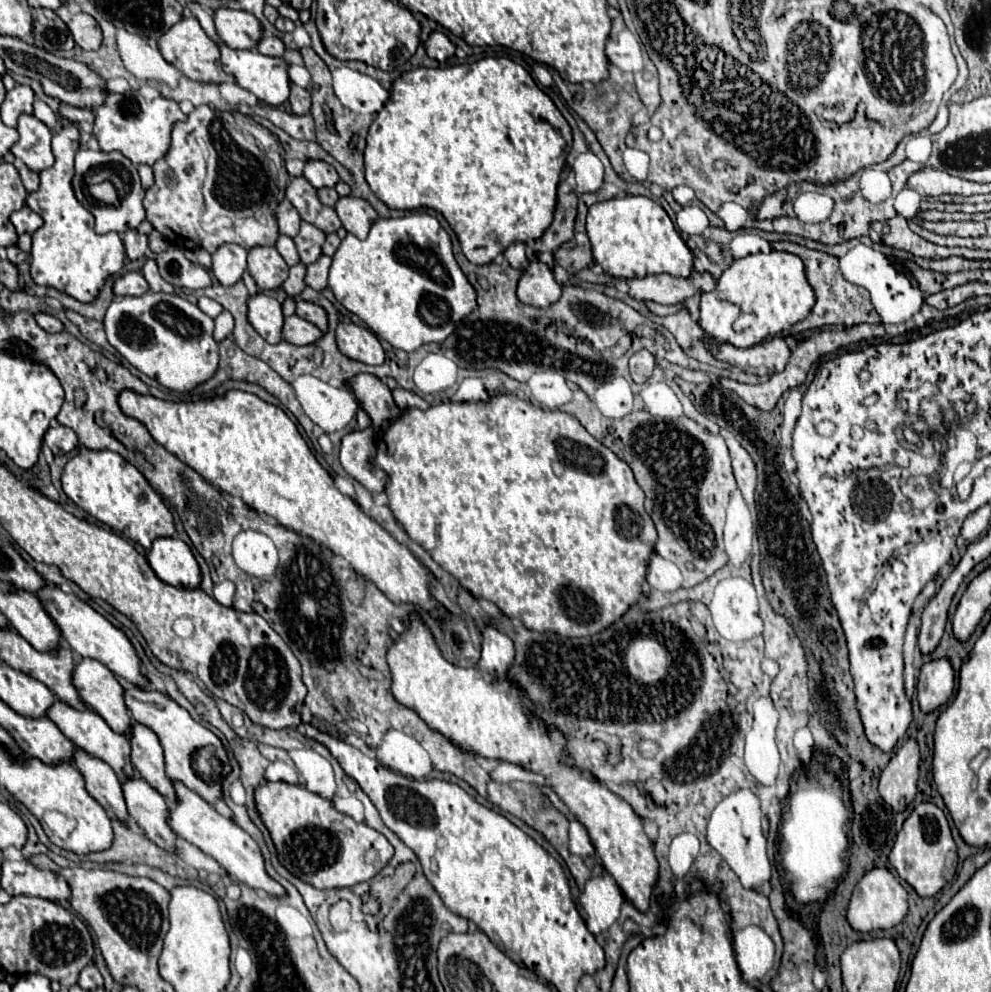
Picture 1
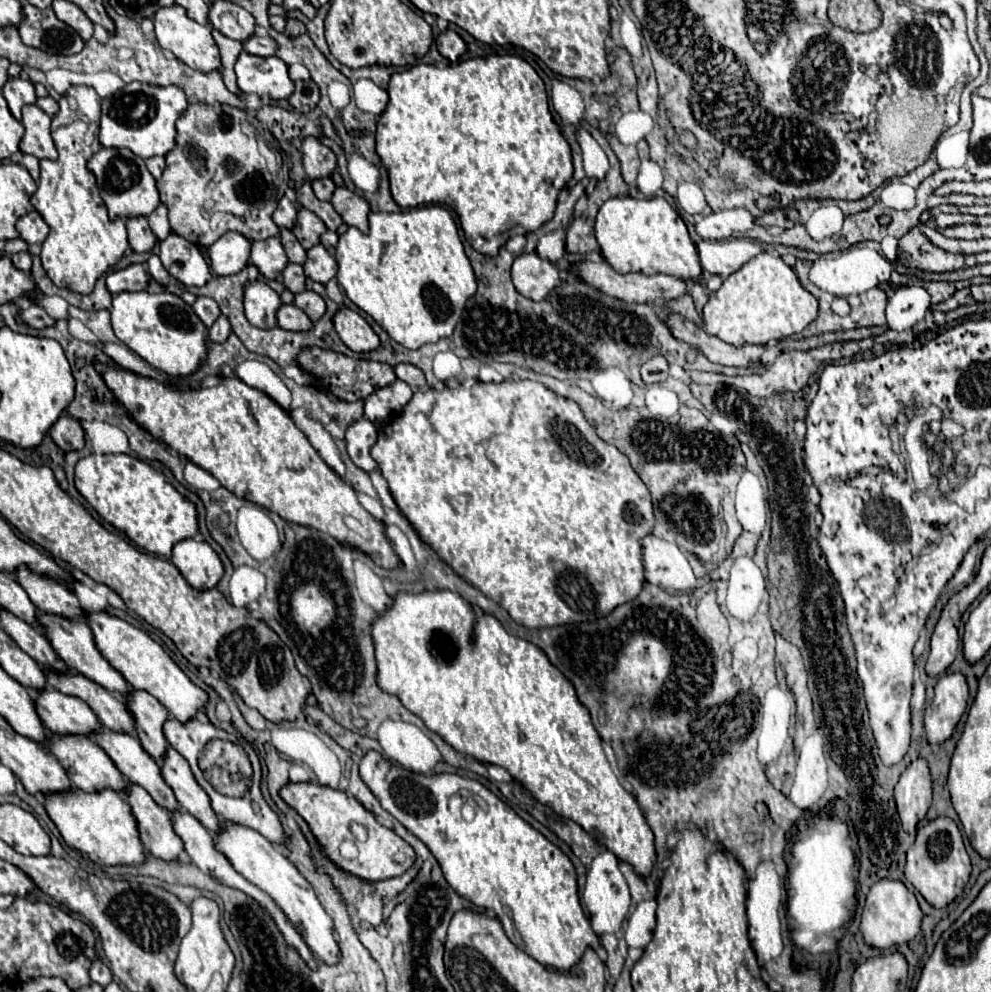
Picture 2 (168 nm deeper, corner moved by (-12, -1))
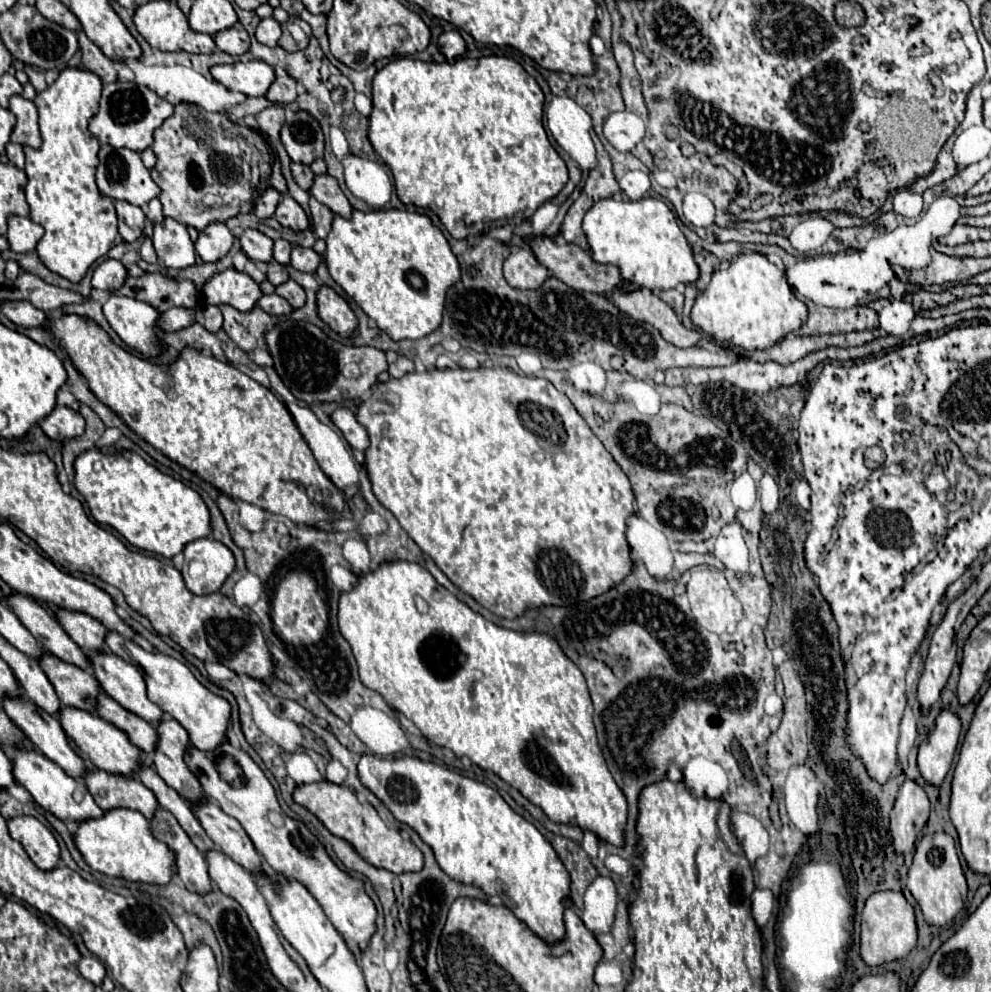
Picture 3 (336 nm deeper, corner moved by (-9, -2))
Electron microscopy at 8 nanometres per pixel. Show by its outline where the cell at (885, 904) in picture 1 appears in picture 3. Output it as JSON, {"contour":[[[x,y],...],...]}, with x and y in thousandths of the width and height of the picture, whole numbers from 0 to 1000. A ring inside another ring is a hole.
{"contour":[[[885,898],[875,904],[869,926],[869,965],[875,973],[891,973],[911,967],[925,951],[925,932],[921,912],[909,898]]]}

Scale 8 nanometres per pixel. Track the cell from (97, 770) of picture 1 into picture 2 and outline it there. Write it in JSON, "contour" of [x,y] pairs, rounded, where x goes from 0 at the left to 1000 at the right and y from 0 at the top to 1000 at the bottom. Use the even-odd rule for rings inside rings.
{"contour":[[[131,790],[125,796],[125,802],[139,827],[141,847],[145,849],[147,857],[151,857],[151,861],[168,869],[182,867],[186,855],[184,855],[184,847],[180,847],[180,841],[176,839],[172,819],[159,813],[153,806],[153,802],[137,790]]]}

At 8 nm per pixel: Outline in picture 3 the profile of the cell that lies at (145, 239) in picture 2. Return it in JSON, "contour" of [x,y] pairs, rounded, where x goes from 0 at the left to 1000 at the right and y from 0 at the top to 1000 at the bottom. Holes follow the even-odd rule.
{"contour":[[[118,203],[116,211],[118,211],[118,221],[120,221],[120,237],[124,239],[124,243],[134,245],[142,241],[146,225],[148,225],[144,211],[128,203]]]}

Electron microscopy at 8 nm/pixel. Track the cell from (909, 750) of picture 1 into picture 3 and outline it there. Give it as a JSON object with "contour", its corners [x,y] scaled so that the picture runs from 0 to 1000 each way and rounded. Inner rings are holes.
{"contour":[[[915,785],[907,793],[899,818],[899,842],[905,860],[917,860],[923,856],[923,846],[931,838],[937,824],[937,805],[925,787]]]}

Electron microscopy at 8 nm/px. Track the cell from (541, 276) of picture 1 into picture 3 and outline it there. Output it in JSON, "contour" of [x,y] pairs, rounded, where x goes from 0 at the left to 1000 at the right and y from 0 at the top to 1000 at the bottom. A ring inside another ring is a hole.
{"contour":[[[534,251],[516,255],[508,265],[508,275],[512,285],[520,291],[544,291],[554,279],[554,273]]]}

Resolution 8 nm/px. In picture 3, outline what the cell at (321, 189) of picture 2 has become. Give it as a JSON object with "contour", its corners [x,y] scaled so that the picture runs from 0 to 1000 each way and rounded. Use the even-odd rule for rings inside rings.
{"contour":[[[294,164],[294,172],[296,172],[296,178],[300,182],[300,186],[308,193],[314,191],[316,182],[318,182],[318,174],[314,172],[314,168],[310,166],[302,166],[302,164]]]}

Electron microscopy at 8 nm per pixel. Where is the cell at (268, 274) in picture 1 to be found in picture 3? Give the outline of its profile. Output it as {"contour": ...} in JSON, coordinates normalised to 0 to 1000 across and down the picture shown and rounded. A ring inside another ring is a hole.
{"contour":[[[249,231],[241,243],[243,243],[243,251],[251,261],[263,263],[263,265],[275,263],[275,241],[271,241],[269,237],[257,231]]]}

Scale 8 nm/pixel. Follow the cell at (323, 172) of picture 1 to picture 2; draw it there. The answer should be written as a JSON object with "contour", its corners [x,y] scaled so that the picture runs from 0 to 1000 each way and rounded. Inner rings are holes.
{"contour":[[[309,137],[303,141],[303,153],[305,153],[305,167],[313,181],[319,179],[331,179],[339,169],[339,157],[337,153],[323,143],[319,137]]]}

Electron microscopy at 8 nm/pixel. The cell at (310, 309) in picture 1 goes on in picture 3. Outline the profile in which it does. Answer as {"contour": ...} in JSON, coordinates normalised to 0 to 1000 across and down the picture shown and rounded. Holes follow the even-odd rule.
{"contour":[[[294,281],[290,285],[286,285],[286,287],[282,287],[277,295],[284,297],[286,301],[290,301],[298,311],[304,311],[308,307],[308,293],[306,293],[306,289],[300,287]]]}

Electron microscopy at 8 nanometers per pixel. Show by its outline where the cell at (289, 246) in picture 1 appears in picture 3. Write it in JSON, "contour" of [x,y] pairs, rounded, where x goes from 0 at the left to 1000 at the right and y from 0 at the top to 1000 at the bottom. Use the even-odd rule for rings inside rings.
{"contour":[[[280,241],[275,261],[282,263],[284,267],[292,267],[292,263],[294,263],[294,245],[288,243],[288,241]]]}

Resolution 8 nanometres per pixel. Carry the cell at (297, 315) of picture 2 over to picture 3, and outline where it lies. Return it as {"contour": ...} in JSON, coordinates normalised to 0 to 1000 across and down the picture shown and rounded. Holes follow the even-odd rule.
{"contour":[[[265,297],[263,303],[261,303],[261,309],[267,314],[267,316],[273,316],[277,320],[292,320],[296,316],[296,309],[282,297]]]}

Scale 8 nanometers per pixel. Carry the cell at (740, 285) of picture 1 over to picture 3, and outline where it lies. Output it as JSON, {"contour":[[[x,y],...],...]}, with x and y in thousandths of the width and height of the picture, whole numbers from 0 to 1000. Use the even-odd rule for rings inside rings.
{"contour":[[[750,255],[732,271],[719,275],[715,289],[703,297],[697,311],[697,324],[709,336],[726,344],[736,344],[742,350],[750,350],[754,354],[774,352],[794,336],[812,328],[814,307],[802,299],[792,273],[774,263],[768,255]]]}

